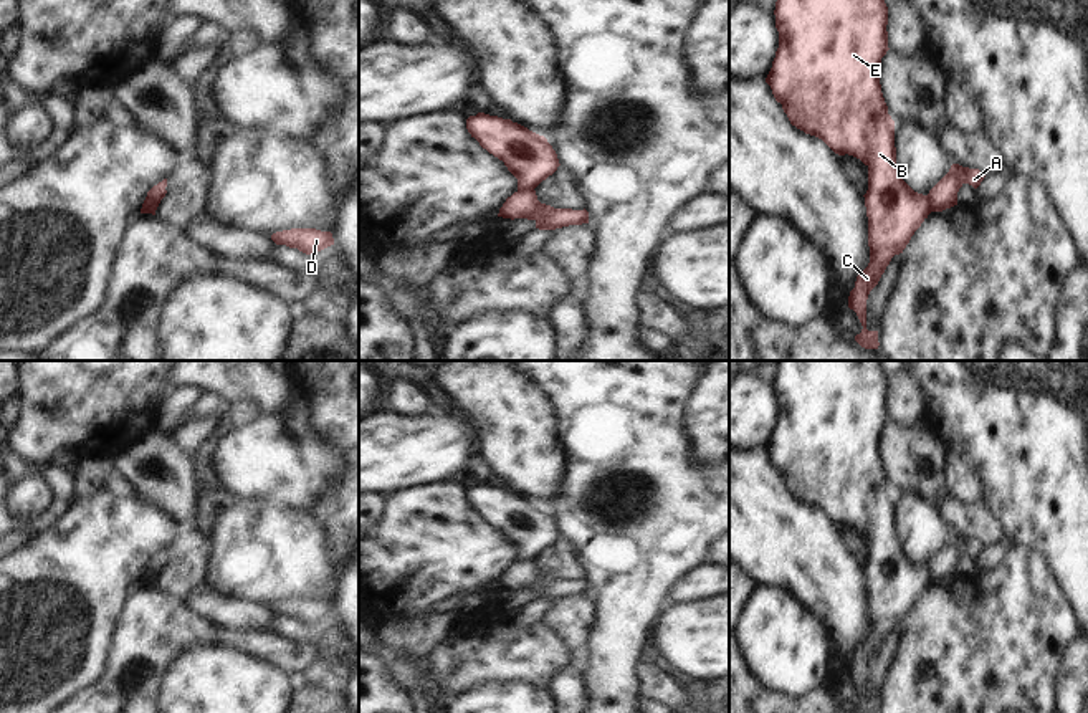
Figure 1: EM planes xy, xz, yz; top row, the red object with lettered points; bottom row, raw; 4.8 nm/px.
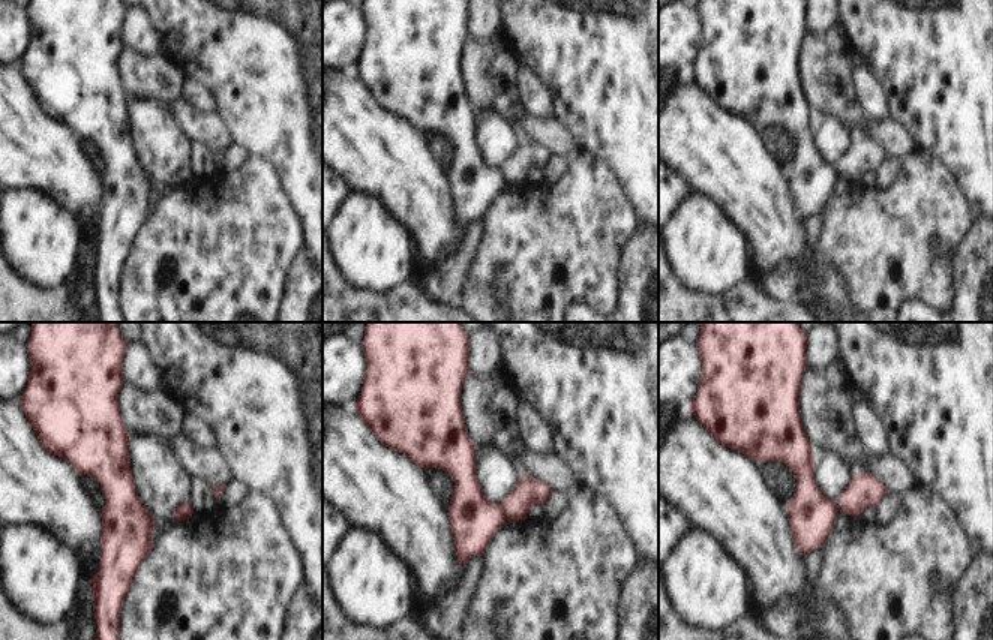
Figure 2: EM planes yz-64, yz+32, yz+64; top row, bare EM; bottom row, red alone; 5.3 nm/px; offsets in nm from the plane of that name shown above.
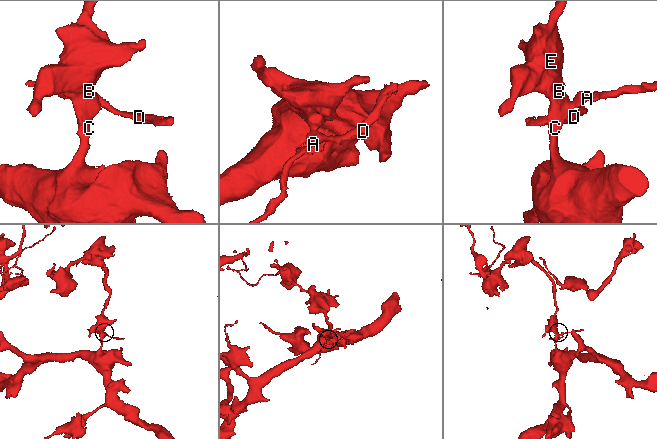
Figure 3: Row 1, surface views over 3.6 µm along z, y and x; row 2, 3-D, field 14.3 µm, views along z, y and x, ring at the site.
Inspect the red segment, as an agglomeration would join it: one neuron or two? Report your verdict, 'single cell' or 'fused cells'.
fused cells

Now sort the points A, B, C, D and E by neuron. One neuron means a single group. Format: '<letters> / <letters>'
A D / B C E

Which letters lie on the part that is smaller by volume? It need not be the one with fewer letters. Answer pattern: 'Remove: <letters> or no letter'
Remove: A, D

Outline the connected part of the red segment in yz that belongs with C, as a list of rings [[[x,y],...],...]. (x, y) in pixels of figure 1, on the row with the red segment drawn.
[[[777,0],[779,48],[766,78],[792,126],[822,139],[835,154],[853,156],[868,167],[865,197],[870,263],[857,276],[848,296],[863,326],[855,341],[878,349],[878,331],[866,329],[866,299],[895,255],[903,253],[914,232],[931,213],[931,199],[914,192],[896,164],[895,121],[888,114],[881,84],[881,58],[888,48],[885,0]]]

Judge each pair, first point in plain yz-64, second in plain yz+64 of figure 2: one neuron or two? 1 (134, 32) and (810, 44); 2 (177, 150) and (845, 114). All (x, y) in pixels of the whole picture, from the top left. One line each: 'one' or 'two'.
1: two
2: two

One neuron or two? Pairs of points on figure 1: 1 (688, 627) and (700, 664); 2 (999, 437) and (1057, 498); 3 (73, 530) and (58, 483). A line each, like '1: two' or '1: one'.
1: one
2: one
3: two

